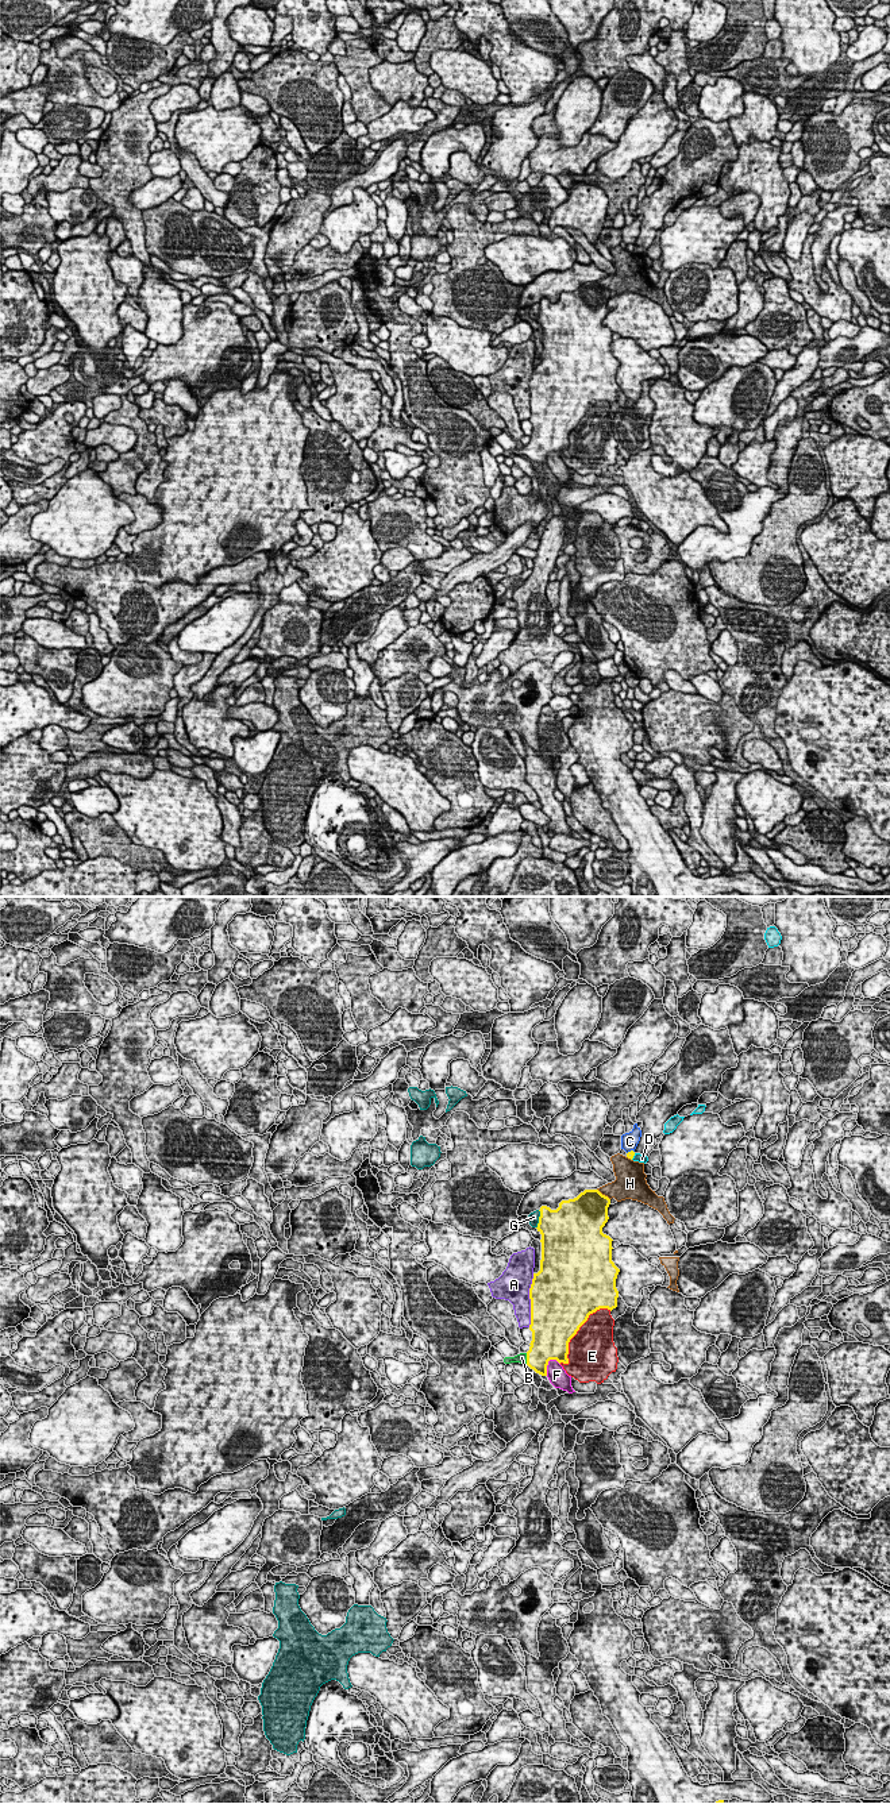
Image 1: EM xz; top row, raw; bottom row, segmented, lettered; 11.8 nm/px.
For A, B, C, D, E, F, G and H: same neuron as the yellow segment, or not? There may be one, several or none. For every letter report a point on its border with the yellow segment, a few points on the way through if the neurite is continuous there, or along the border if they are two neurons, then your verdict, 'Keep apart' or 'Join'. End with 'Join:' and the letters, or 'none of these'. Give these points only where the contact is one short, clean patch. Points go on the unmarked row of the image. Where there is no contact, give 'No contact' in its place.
A: Touches yellow at xz (531, 393). Keep apart
B: Touches yellow at xz (527, 451). Join
C: Touches yellow at xz (631, 243). Keep apart
D: Touches yellow at xz (634, 247). Keep apart
E: Touches yellow at xz (577, 423). Keep apart
F: Touches yellow at xz (547, 457). Keep apart
G: Touches yellow at xz (539, 312). Keep apart
H: Touches yellow at xz (604, 288). Keep apart
Join: B

